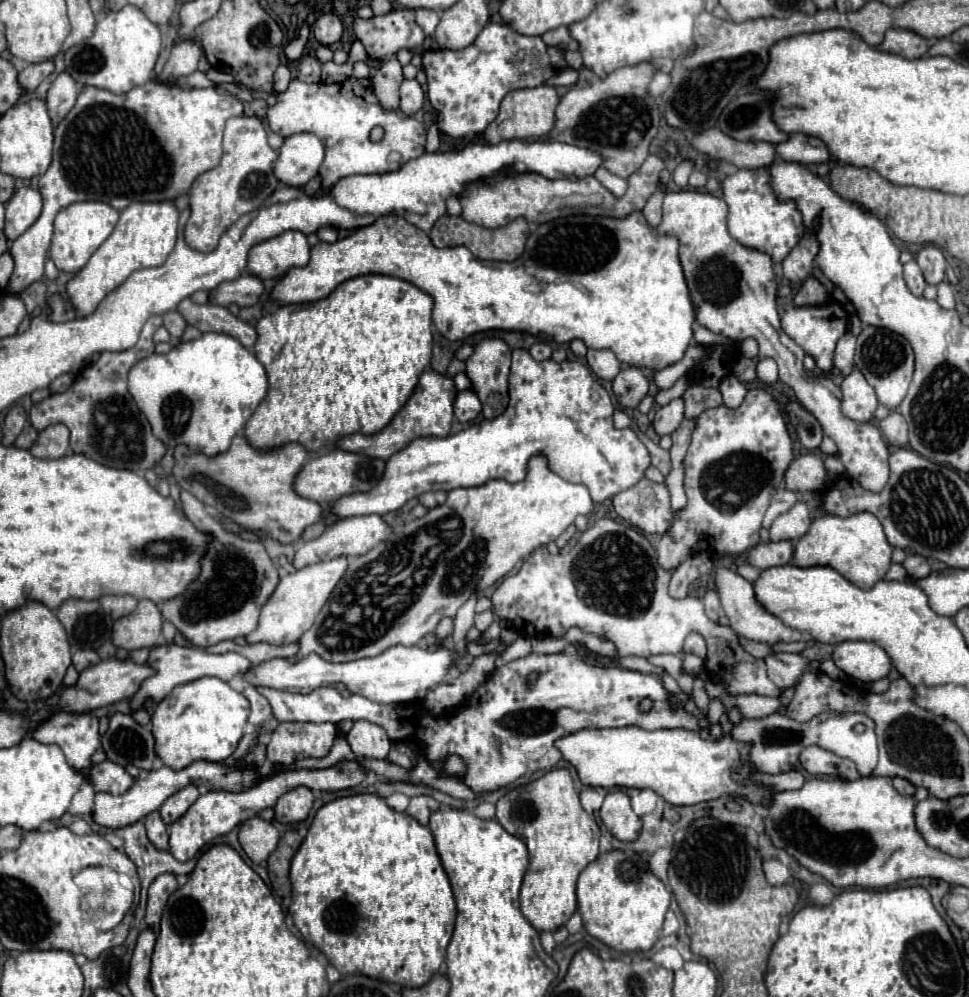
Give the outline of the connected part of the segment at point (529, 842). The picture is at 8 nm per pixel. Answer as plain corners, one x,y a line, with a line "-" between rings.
557,768
531,784
507,792
497,802
497,820
507,832
519,836
531,854
521,886
521,912
535,930
555,932
565,926
577,910
577,878
599,854
599,826
595,818
579,804
579,794
569,770

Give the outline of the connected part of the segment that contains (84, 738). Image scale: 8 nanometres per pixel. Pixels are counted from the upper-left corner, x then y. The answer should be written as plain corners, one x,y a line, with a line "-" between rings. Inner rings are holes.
57,712
41,722
31,736
43,744
57,744
67,764
83,776
89,774
91,756
101,746
99,720
93,714

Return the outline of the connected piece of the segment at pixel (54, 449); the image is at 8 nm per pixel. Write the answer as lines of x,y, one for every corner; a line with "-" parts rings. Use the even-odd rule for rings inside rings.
51,424
39,432
37,442
29,450
35,458
61,458
69,452
69,430
65,424

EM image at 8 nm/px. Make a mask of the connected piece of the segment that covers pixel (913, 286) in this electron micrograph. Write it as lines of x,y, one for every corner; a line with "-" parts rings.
911,260
911,262
905,264
903,276
905,276
907,288
909,288
915,296
923,296
923,290
925,290
925,286
927,286
927,282
925,282
925,278
923,278
923,274
921,274
921,270
919,270
919,266
917,266
915,260

